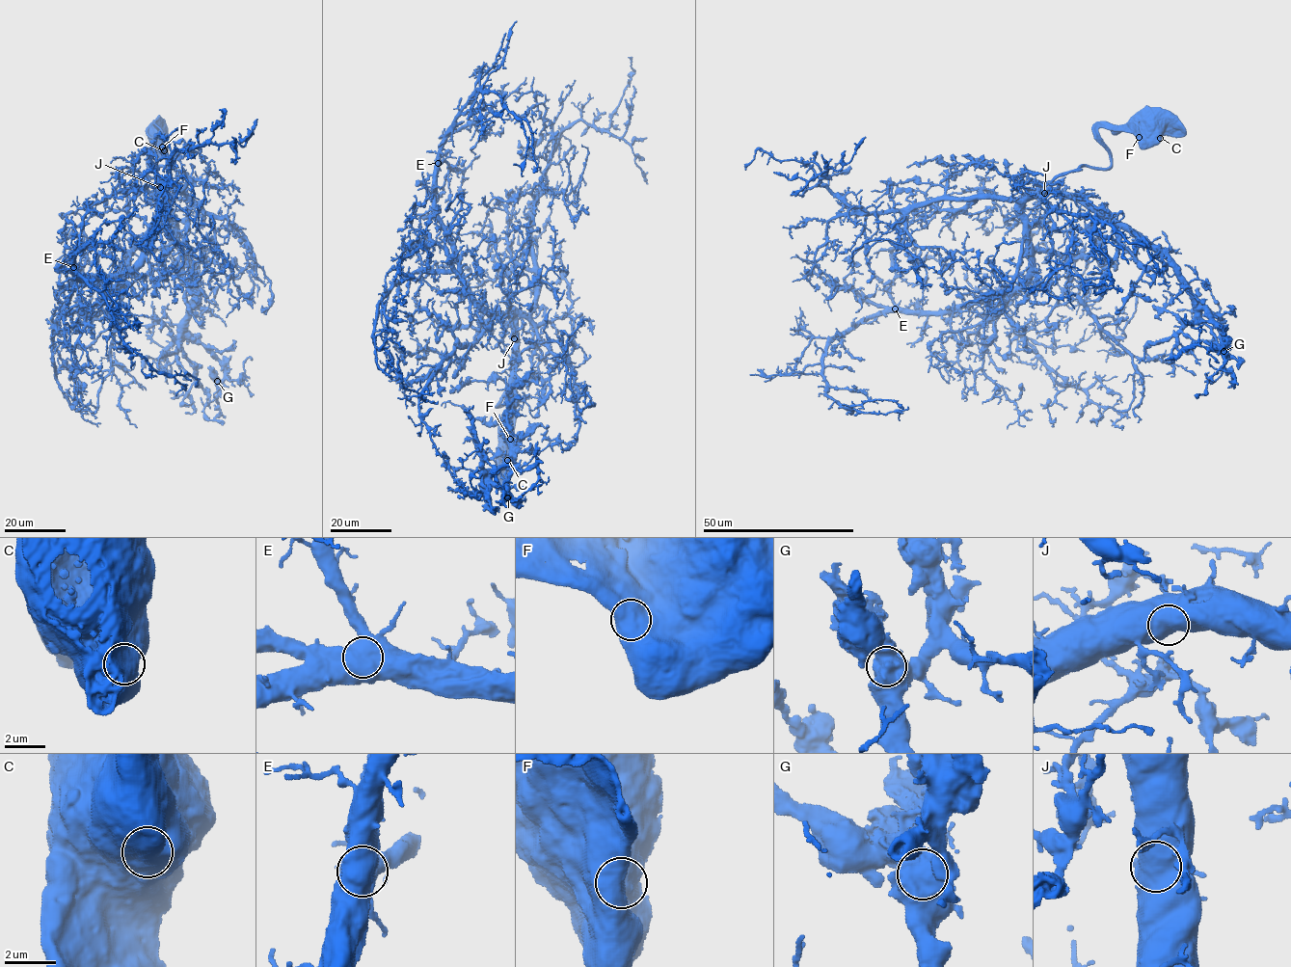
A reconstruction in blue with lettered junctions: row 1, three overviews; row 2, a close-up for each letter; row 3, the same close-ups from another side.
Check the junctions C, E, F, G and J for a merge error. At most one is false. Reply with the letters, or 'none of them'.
none of them

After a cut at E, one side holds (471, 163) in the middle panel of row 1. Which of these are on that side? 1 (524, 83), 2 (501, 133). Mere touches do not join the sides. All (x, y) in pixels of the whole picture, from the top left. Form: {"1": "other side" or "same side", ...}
{"1": "other side", "2": "other side"}

